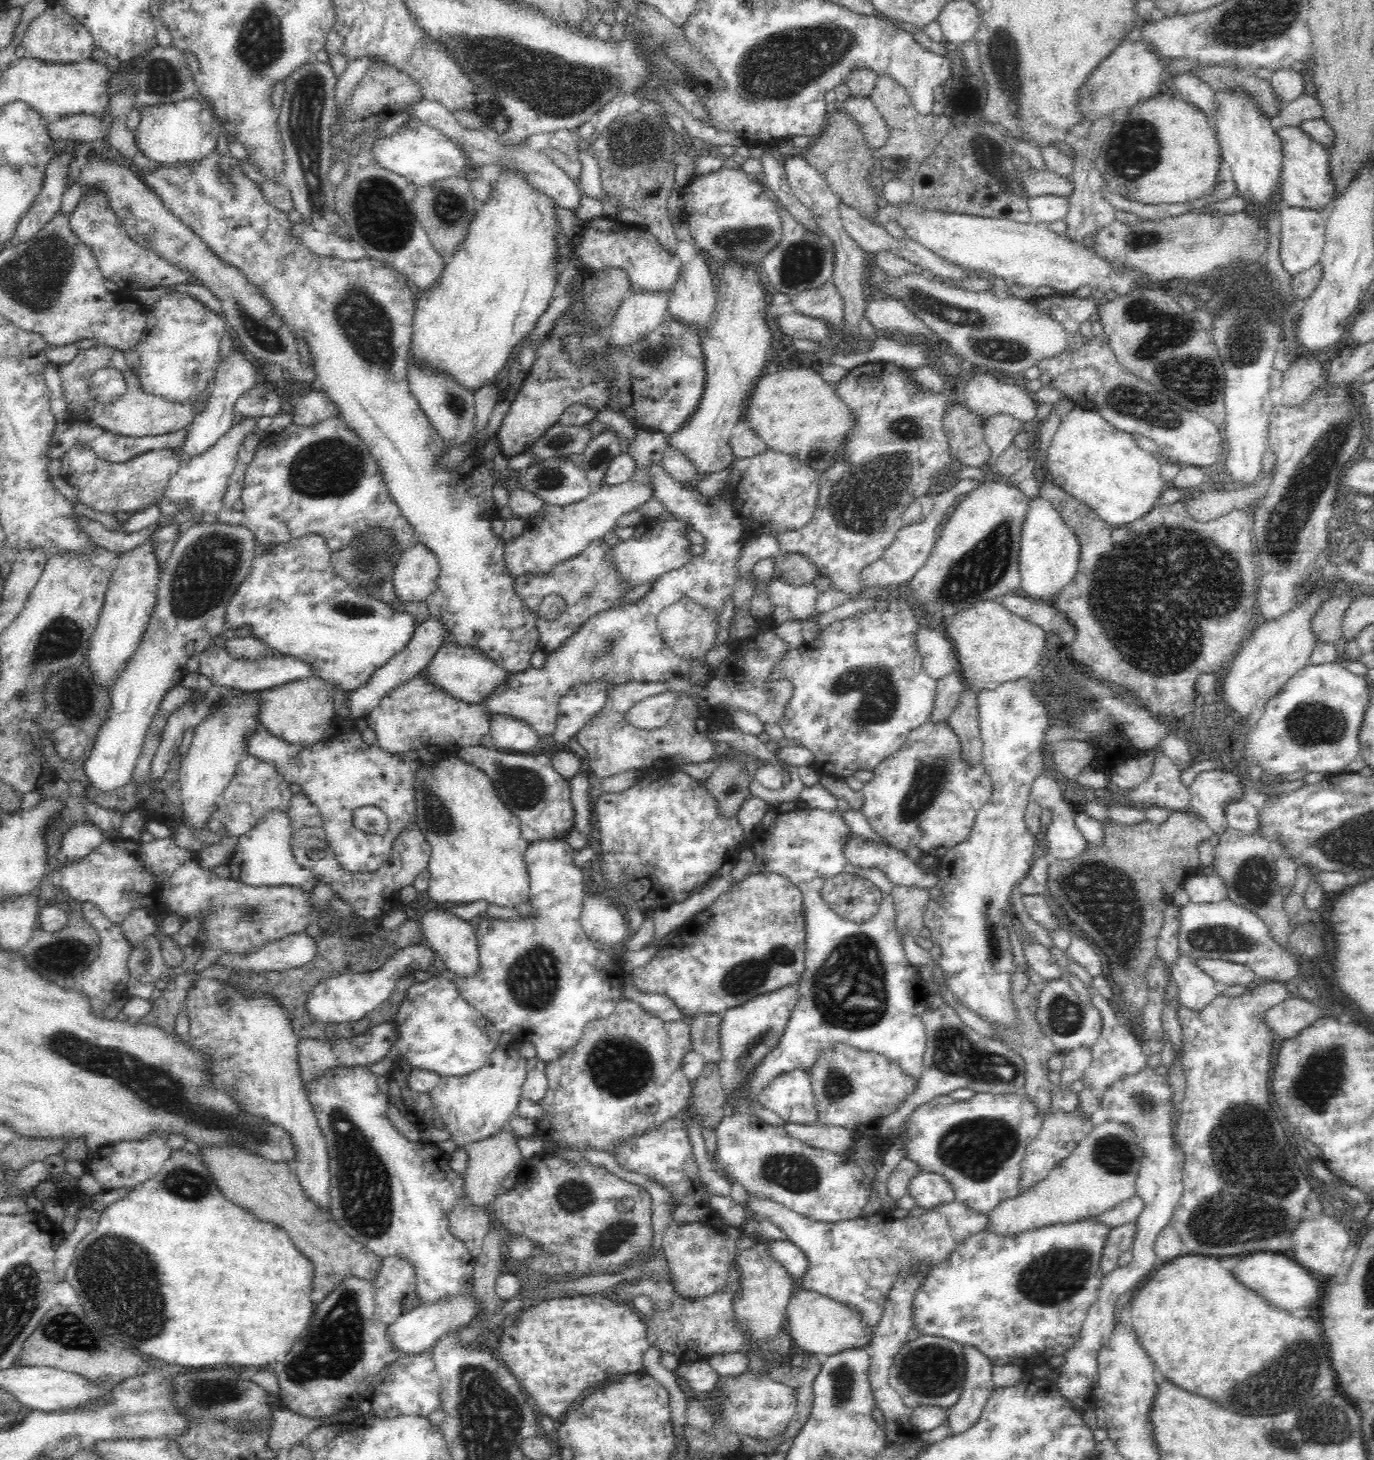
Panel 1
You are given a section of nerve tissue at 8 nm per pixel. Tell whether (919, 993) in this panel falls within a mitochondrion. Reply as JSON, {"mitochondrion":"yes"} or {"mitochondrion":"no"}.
{"mitochondrion":"no"}

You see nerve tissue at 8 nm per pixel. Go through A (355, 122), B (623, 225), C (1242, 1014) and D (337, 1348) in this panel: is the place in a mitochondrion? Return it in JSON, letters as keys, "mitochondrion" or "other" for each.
{"A":"other","B":"other","C":"other","D":"mitochondrion"}

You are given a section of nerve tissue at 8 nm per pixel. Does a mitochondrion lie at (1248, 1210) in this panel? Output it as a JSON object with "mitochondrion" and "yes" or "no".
{"mitochondrion":"yes"}

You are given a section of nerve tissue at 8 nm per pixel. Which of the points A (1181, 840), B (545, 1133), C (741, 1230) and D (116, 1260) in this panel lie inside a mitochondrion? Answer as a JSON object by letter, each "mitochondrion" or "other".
{"A":"other","B":"other","C":"other","D":"mitochondrion"}

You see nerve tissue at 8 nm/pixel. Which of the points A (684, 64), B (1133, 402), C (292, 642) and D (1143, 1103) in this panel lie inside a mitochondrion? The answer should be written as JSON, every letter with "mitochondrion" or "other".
{"A":"other","B":"mitochondrion","C":"other","D":"mitochondrion"}

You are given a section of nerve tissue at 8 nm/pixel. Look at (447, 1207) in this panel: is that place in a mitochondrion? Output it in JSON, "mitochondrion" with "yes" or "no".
{"mitochondrion":"no"}

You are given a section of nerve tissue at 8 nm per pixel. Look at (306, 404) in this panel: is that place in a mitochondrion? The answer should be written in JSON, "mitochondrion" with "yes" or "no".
{"mitochondrion":"no"}

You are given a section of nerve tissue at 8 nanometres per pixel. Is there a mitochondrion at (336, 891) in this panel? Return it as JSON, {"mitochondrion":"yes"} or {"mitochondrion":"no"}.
{"mitochondrion":"no"}

